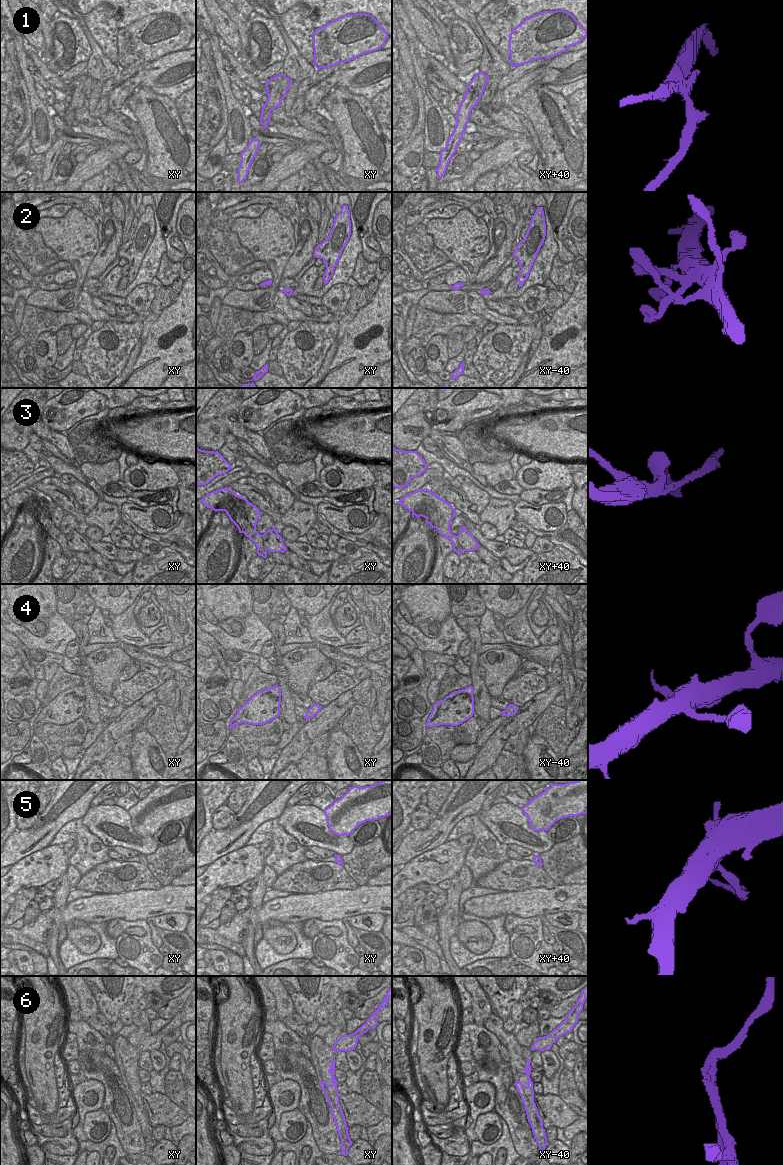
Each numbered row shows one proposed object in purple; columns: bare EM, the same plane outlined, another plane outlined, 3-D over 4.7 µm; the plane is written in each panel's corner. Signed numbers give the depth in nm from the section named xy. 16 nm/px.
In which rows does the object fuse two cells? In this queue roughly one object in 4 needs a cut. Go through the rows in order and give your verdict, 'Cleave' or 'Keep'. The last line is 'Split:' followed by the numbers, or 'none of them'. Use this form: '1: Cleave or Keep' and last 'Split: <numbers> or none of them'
1: Cleave
2: Keep
3: Cleave
4: Keep
5: Cleave
6: Cleave
Split: 1, 3, 5, 6

